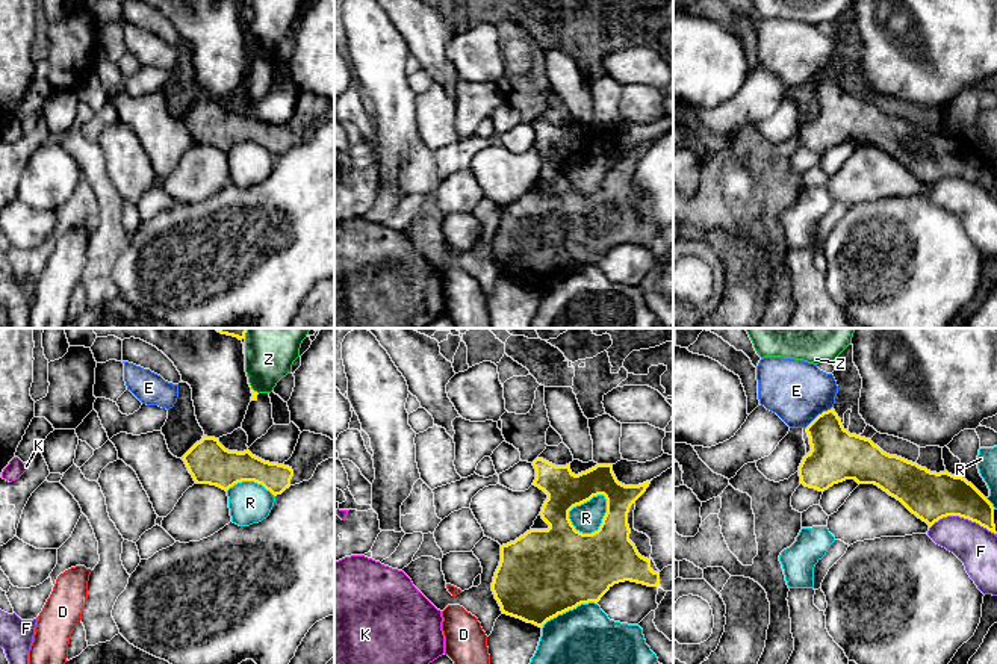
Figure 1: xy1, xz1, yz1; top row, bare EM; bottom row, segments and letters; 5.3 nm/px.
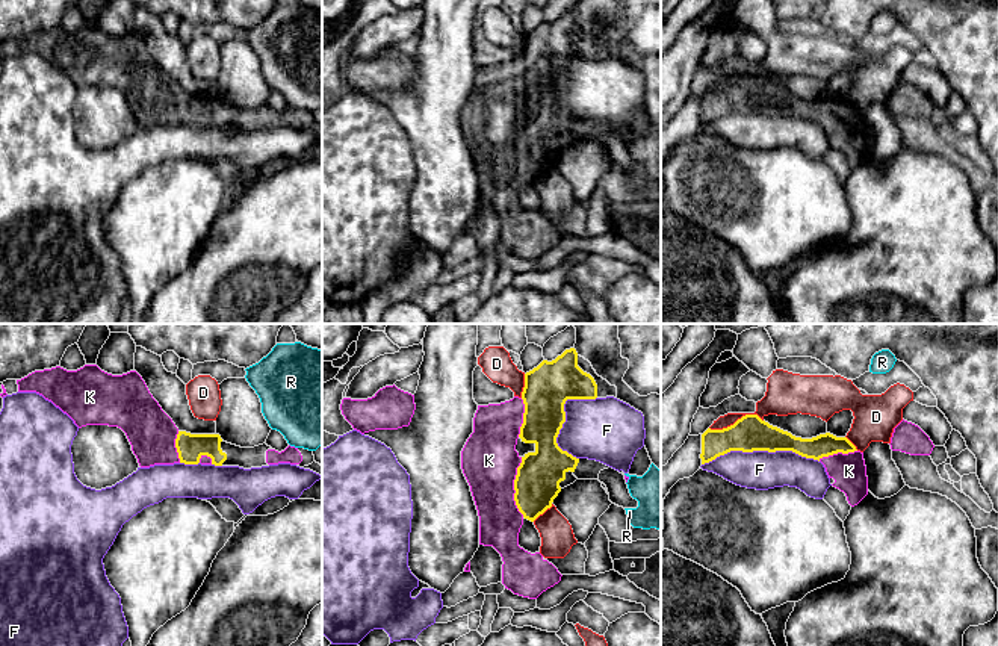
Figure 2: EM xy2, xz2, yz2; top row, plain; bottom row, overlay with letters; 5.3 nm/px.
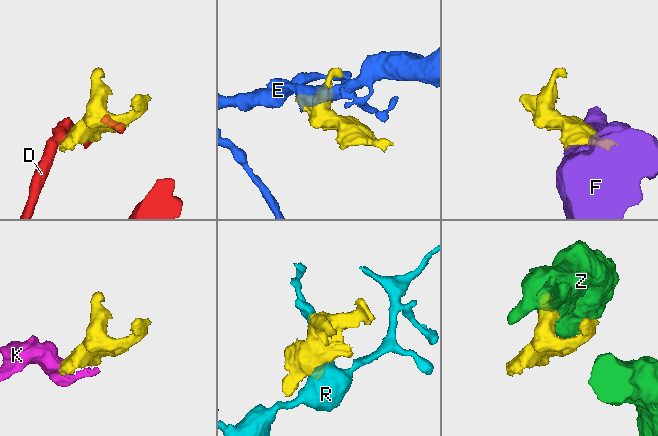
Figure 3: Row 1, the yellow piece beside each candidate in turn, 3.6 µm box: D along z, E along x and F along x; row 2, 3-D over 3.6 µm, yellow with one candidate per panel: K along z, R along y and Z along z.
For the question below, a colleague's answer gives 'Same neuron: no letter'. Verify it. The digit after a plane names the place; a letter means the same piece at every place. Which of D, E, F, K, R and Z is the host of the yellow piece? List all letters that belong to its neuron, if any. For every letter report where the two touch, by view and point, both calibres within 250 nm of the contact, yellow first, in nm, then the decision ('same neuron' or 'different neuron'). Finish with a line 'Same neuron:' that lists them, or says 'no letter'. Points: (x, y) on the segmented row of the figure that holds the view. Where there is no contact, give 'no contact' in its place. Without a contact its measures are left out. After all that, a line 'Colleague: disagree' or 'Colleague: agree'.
D: yz2 (737, 421) | 190/150 nm | different neuron
E: yz1 (819, 415) | 280/320 nm | different neuron
F: yz2 (759, 450) | 190/200 nm | different neuron
K: xz2 (514, 487) | 240/300 nm | same neuron
R: xz1 (602, 522) | 340/160 nm | different neuron
Z: xy1 (251, 389) | 30/280 nm | different neuron
Same neuron: K
Colleague: disagree

